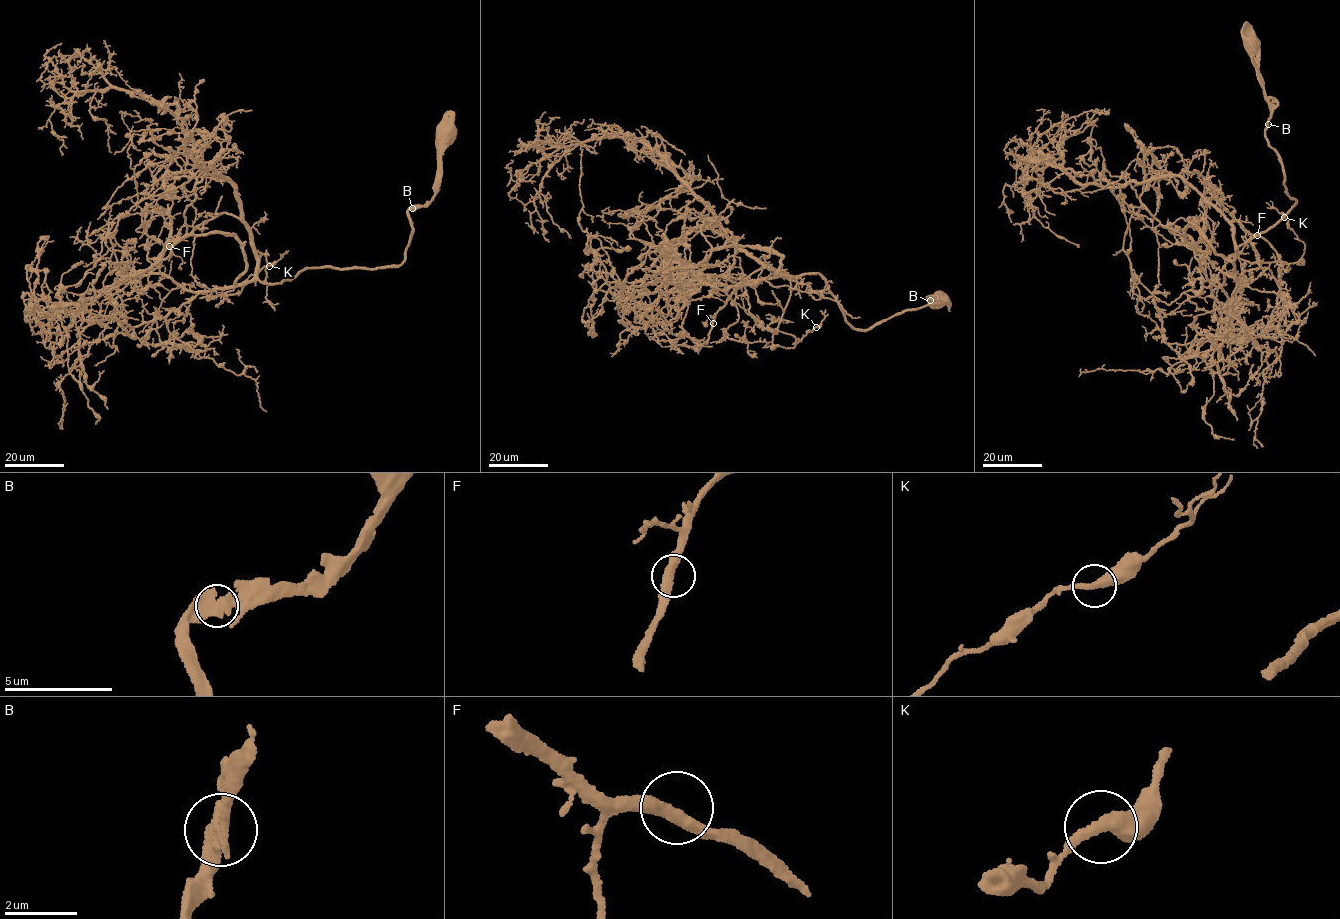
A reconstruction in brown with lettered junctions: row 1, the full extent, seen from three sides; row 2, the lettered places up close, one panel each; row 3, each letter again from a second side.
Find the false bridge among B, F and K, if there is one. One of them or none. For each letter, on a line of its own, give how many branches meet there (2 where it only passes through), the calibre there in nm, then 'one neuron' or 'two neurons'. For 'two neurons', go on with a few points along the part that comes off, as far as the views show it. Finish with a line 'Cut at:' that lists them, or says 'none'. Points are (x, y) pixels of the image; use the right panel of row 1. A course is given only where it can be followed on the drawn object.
B: 2 branches meet; 360 nm thick; one neuron
F: 2 branches meet; 360 nm thick; one neuron
K: 2 branches meet; 360 nm thick; one neuron
Cut at: none

